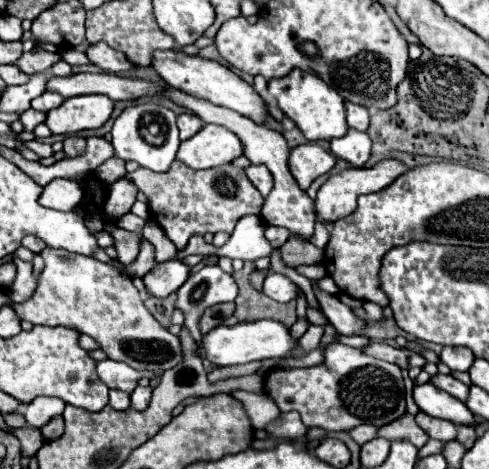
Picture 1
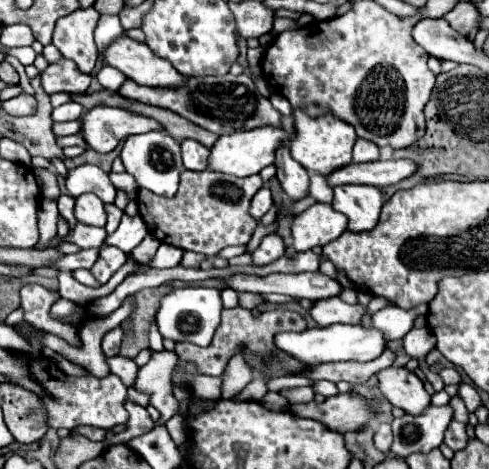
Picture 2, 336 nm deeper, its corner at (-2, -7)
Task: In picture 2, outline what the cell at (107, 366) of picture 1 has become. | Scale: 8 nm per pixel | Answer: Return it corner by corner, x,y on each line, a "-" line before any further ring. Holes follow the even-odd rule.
126,399
126,401
124,401
124,407
126,407
126,411
130,413
130,419
128,419
126,423
126,429
113,436
110,446
126,444
134,437
140,436
142,433
146,433
146,431
150,431
150,429
154,427
148,411
146,411
142,405

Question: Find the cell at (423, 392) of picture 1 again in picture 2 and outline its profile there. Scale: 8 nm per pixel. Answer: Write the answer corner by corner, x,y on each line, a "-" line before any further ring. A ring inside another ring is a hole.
382,369
378,373
378,381
384,397
394,407
400,407
410,415
418,415
430,405
430,395
424,389
424,383
406,369

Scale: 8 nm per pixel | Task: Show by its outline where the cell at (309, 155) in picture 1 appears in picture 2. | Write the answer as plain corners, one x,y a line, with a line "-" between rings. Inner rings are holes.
378,159
378,163
348,163
348,167
342,167
342,171
334,171
334,175
326,175
326,181
332,183
332,187
346,183
386,187
410,177
414,171
416,165
410,163
408,159
402,161

